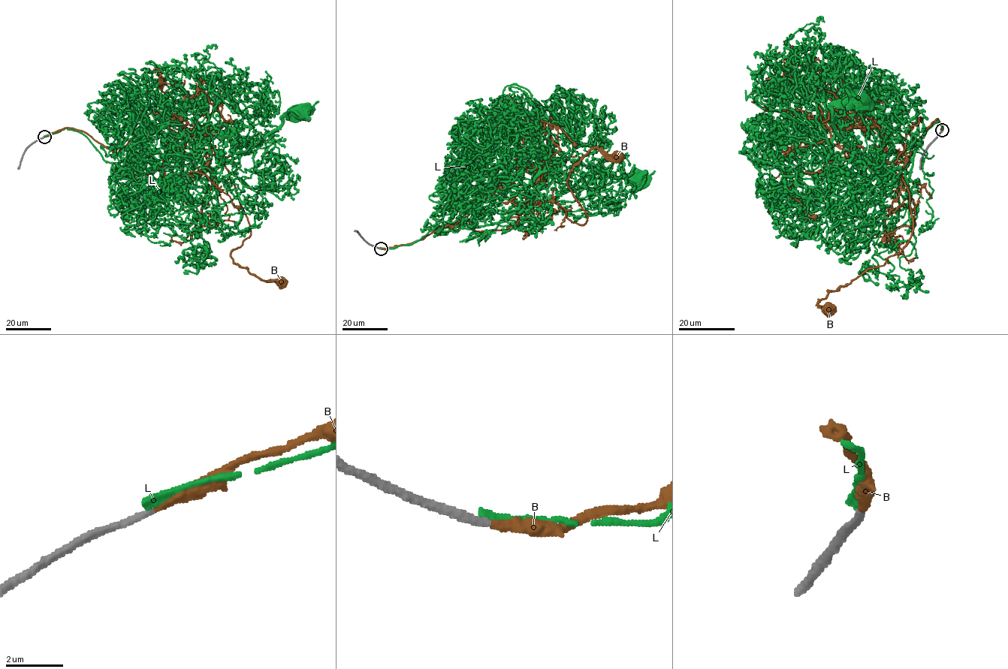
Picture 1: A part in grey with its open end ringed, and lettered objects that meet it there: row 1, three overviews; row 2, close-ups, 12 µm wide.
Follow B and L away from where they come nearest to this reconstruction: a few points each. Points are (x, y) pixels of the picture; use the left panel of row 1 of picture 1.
B: (44, 137), (72, 128), (116, 154), (137, 130), (179, 133), (235, 188), (251, 235), (233, 261), (281, 282)
L: (43, 137), (76, 131), (110, 162), (133, 146), (174, 178), (227, 164), (298, 112)

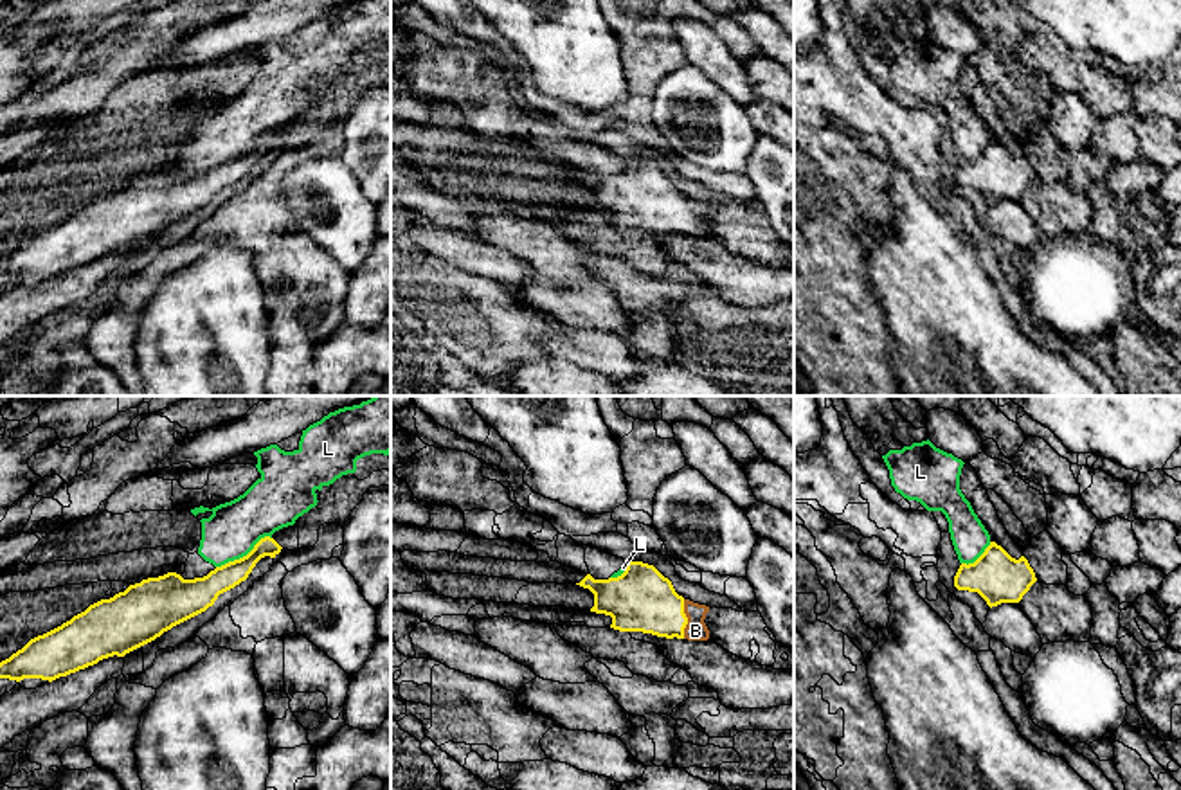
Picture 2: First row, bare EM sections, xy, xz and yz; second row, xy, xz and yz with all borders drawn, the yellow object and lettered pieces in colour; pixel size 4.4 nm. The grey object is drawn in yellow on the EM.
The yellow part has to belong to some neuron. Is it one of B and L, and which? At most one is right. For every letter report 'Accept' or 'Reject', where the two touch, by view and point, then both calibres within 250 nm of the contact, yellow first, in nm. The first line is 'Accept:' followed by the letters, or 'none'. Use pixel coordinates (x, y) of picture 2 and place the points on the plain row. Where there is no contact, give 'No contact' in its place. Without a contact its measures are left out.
Accept: B
B: Accept. Touches yellow at xz (686, 216). Thickness 280 nm (yellow) against 100 nm
L: Reject. Touches yellow at xy (243, 153). Thickness 140 nm (yellow) against 240 nm

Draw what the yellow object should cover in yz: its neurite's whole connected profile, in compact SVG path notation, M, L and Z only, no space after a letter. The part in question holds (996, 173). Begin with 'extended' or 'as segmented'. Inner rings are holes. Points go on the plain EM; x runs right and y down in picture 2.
as segmented; M990 139L974 160L961 160L954 173L958 187L978 189L990 205L1001 200L1019 200L1035 178L1028 157L1012 155L996 139Z

